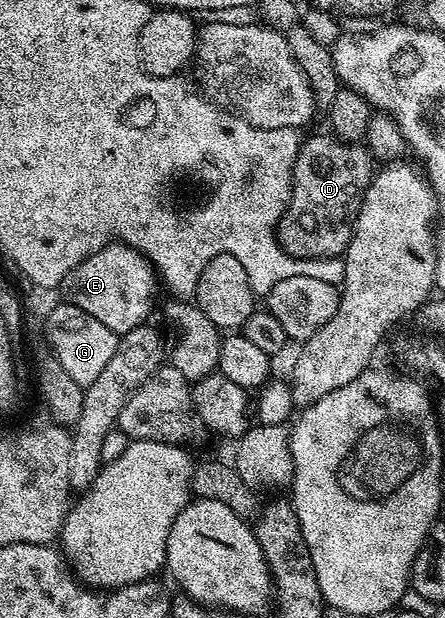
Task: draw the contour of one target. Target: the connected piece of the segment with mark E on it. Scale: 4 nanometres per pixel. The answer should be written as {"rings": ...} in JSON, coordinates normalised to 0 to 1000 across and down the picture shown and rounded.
{"rings":[[[274,403],[213,406],[202,416],[175,427],[148,453],[153,464],[151,489],[175,500],[202,506],[238,532],[274,544],[292,532],[321,529],[335,521],[333,508],[342,503],[342,482],[351,477],[355,445],[328,416],[312,409],[283,409]]]}

